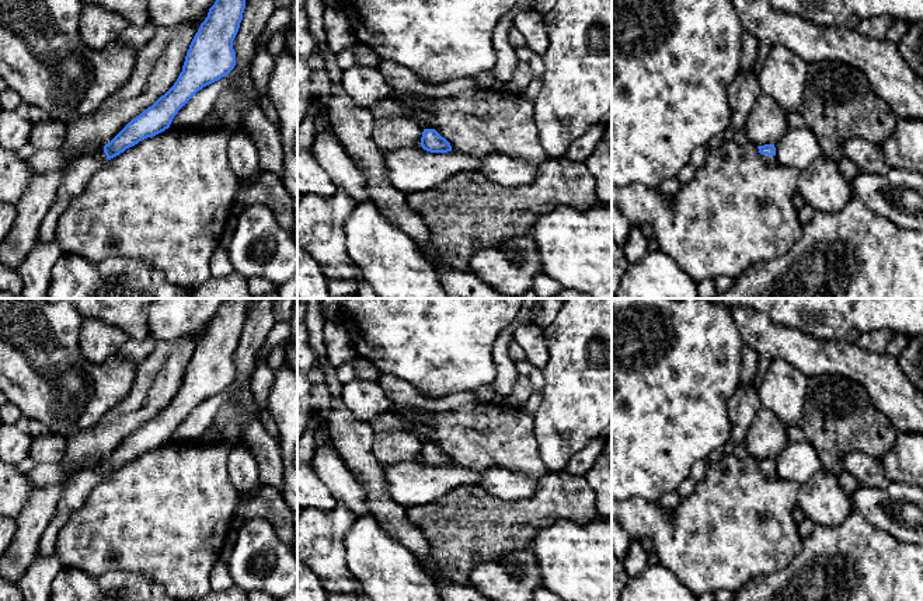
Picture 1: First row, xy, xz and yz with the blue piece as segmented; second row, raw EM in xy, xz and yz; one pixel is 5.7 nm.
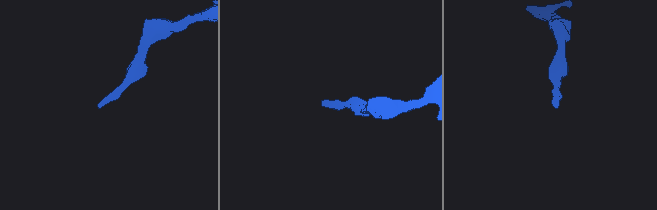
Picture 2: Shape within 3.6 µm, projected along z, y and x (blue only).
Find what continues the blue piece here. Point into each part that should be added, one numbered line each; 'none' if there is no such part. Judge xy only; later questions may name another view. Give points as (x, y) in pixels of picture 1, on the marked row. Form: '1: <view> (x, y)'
1: xy (79, 173)

